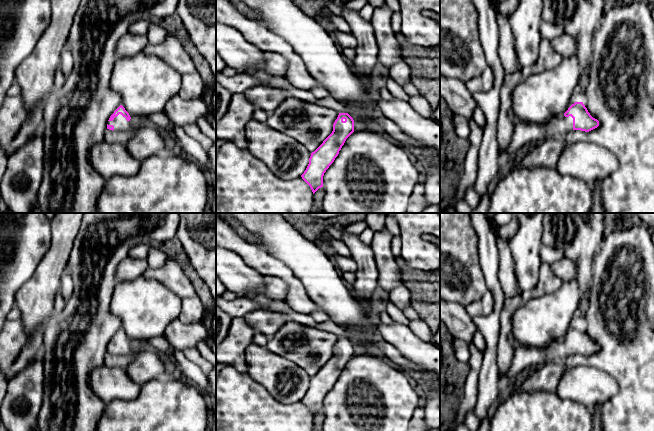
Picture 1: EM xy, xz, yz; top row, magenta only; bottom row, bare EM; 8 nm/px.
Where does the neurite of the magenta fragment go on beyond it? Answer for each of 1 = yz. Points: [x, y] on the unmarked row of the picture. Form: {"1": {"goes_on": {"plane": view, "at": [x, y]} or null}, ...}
{"1": {"goes_on": {"plane": "yz", "at": [524, 357]}}}

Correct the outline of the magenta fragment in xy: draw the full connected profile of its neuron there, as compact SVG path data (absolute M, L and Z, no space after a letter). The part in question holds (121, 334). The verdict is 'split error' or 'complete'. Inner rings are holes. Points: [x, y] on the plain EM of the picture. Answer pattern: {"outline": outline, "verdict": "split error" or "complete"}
{"outline": "M120 329L110 340L107 353L115 356L123 356L131 352L130 339L125 332Z", "verdict": "split error"}

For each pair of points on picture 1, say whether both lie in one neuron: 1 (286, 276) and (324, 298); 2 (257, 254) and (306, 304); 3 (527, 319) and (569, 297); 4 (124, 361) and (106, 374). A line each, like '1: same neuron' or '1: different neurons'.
1: different neurons
2: same neuron
3: same neuron
4: different neurons

